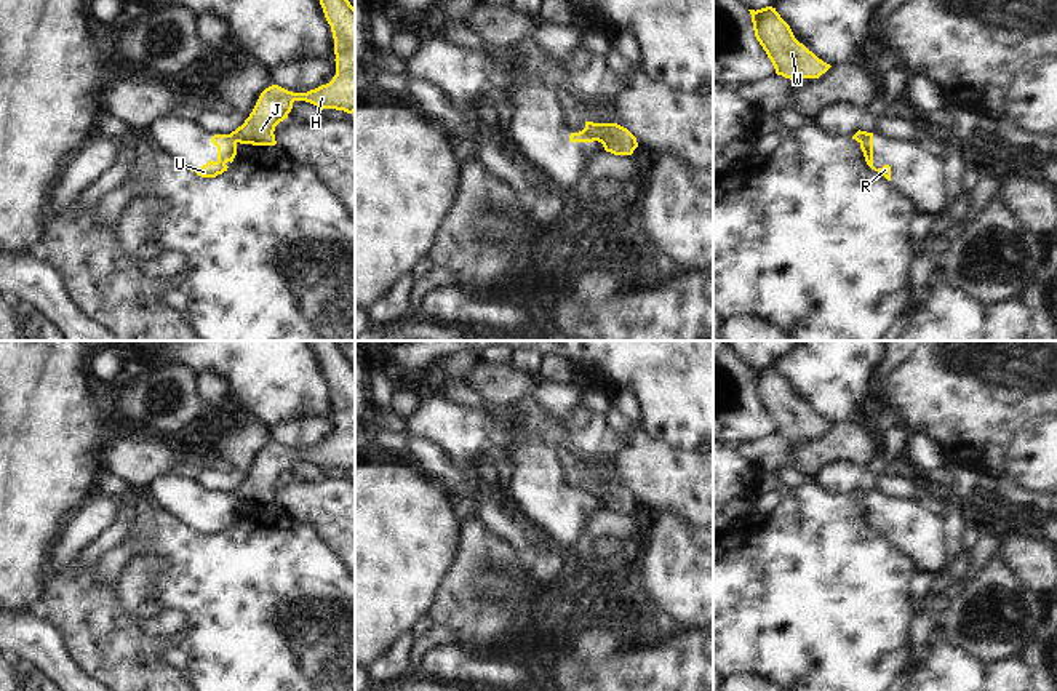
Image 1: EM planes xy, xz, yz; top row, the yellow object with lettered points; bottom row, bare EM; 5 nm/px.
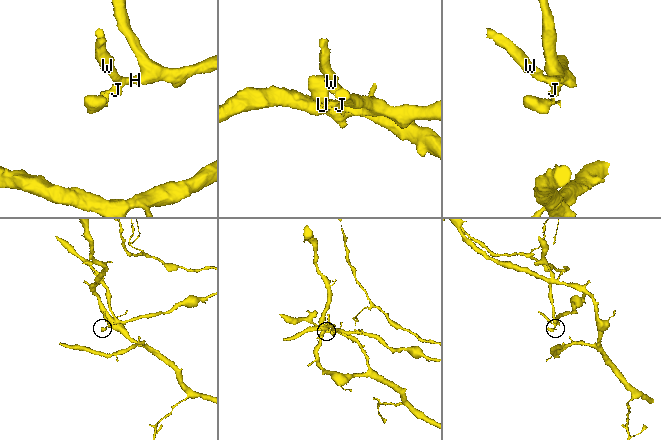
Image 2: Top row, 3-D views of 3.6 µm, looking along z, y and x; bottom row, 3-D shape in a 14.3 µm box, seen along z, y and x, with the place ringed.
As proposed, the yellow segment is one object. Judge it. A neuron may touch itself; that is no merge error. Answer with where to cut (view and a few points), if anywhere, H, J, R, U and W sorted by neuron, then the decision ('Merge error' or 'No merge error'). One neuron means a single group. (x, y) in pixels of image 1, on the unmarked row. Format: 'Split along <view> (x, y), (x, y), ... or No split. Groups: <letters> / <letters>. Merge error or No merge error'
Split along xz (579, 490), (589, 491), (595, 498). Groups: H J W / R U. Merge error.

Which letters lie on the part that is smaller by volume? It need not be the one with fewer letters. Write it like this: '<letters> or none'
R, U

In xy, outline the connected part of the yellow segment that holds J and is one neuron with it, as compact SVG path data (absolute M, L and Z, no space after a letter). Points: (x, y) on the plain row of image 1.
M309 341L331 384L336 413L336 433L326 443L307 451L293 451L278 443L265 446L241 485L227 494L240 502L275 504L275 485L288 477L294 459L317 465L355 470L355 366L337 341Z

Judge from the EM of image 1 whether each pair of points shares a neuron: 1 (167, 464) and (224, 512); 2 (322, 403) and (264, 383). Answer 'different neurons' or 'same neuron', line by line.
1: different neurons
2: same neuron

